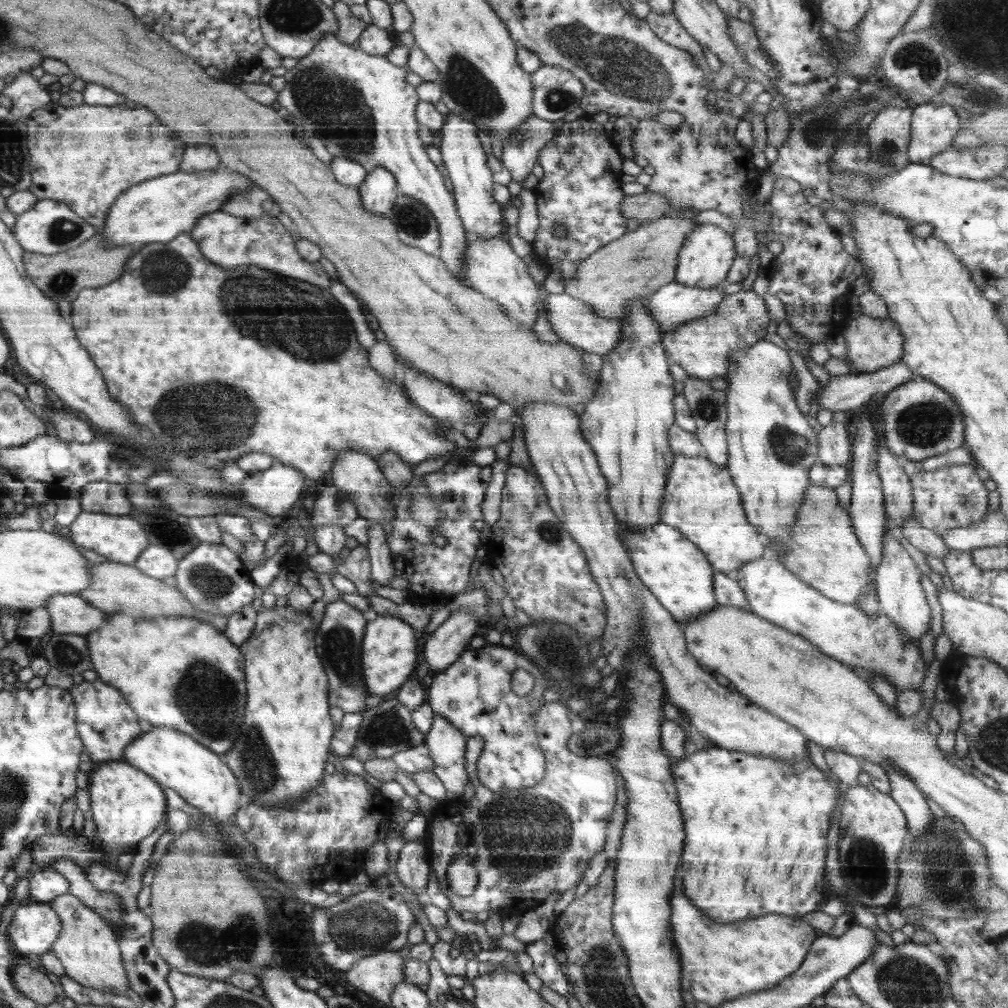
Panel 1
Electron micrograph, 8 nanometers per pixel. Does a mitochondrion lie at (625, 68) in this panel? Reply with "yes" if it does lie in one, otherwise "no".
yes

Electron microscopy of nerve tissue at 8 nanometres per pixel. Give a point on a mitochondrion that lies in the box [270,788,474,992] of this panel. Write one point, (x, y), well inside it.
(366, 926)

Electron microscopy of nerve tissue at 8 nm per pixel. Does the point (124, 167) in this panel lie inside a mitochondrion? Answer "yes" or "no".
no

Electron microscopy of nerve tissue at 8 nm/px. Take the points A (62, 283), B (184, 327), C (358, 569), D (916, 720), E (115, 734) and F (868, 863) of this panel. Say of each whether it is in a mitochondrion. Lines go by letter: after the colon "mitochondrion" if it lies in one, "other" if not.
A: mitochondrion
B: other
C: other
D: other
E: other
F: mitochondrion

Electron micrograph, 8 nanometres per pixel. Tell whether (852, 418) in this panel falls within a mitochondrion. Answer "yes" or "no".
no

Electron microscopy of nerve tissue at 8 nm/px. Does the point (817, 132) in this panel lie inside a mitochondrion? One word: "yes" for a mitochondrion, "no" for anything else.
yes

